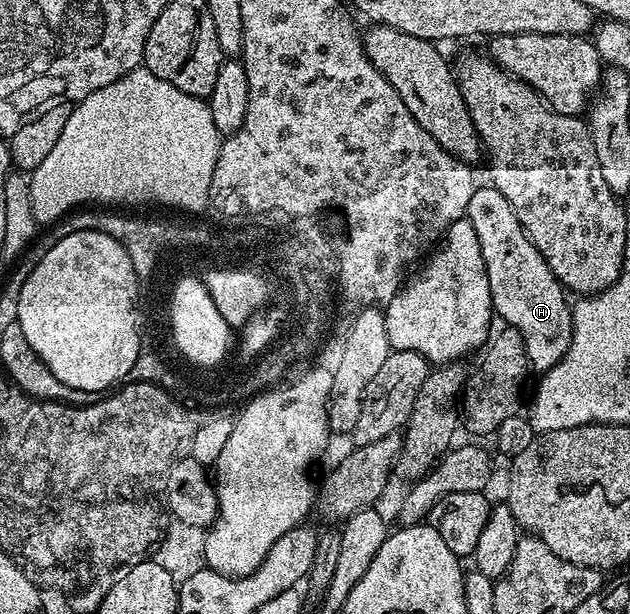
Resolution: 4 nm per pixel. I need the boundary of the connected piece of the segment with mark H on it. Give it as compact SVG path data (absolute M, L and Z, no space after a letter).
M493 185L475 186L472 201L468 201L465 218L472 221L472 229L476 229L476 237L480 241L480 253L484 253L484 265L488 273L488 285L492 293L492 305L495 316L507 327L515 327L524 337L526 355L530 359L530 366L538 373L555 367L568 353L572 341L572 303L566 300L567 292L558 278L548 269L544 257L532 245L524 225L520 225L520 217L516 217L516 209Z

